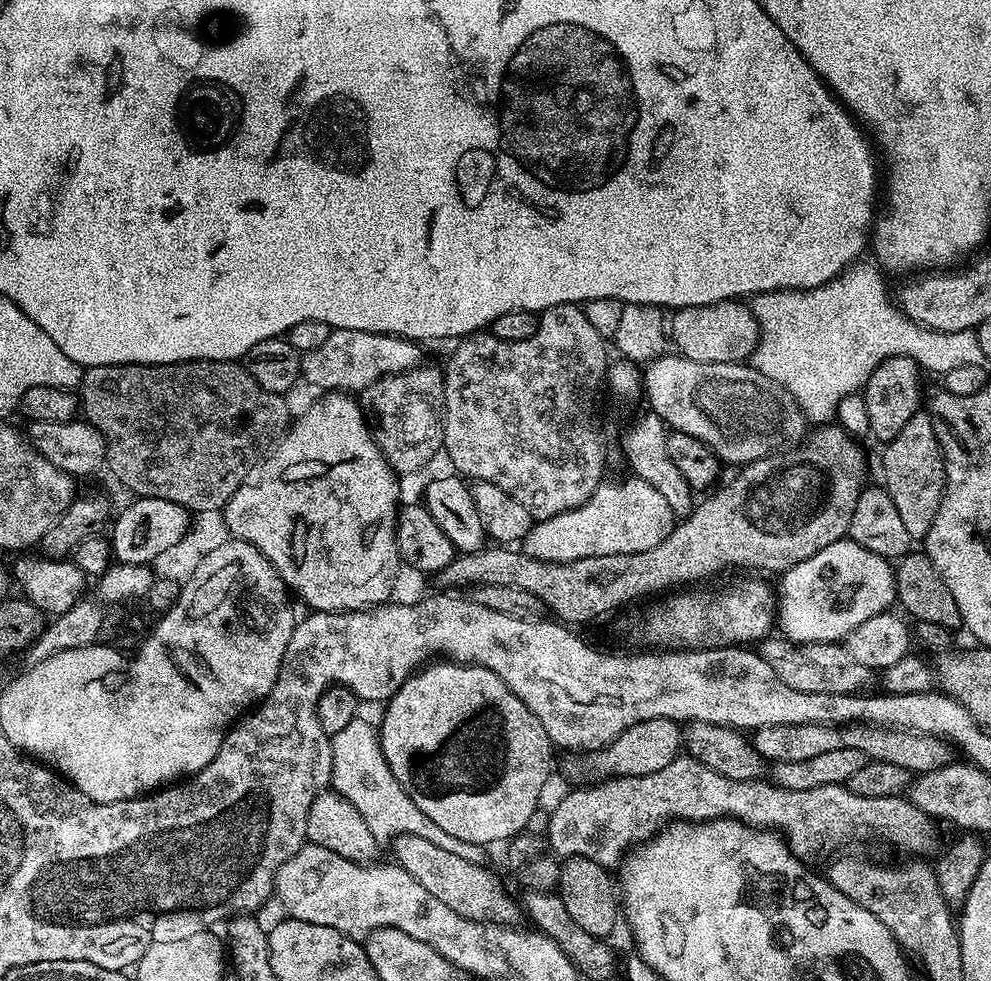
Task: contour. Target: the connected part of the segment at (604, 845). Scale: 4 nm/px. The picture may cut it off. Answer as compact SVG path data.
M681 754L676 756L668 766L654 770L654 774L614 776L589 783L589 788L576 788L573 792L566 793L557 802L556 809L553 810L552 817L548 820L546 840L557 857L585 856L609 870L617 867L623 852L628 847L635 842L647 839L664 816L672 816L668 818L683 819L689 822L730 817L737 818L750 826L767 826L783 837L795 856L799 852L814 852L814 849L822 845L828 846L831 840L840 840L840 837L847 835L848 832L861 833L865 830L870 830L881 841L887 842L889 845L907 845L907 850L916 858L928 858L924 856L930 855L936 848L937 821L903 795L862 798L842 784L818 786L814 790L786 790L776 787L771 782L760 783L759 779L726 778L726 774L718 774L718 770L710 770L710 766L698 762L693 756Z

